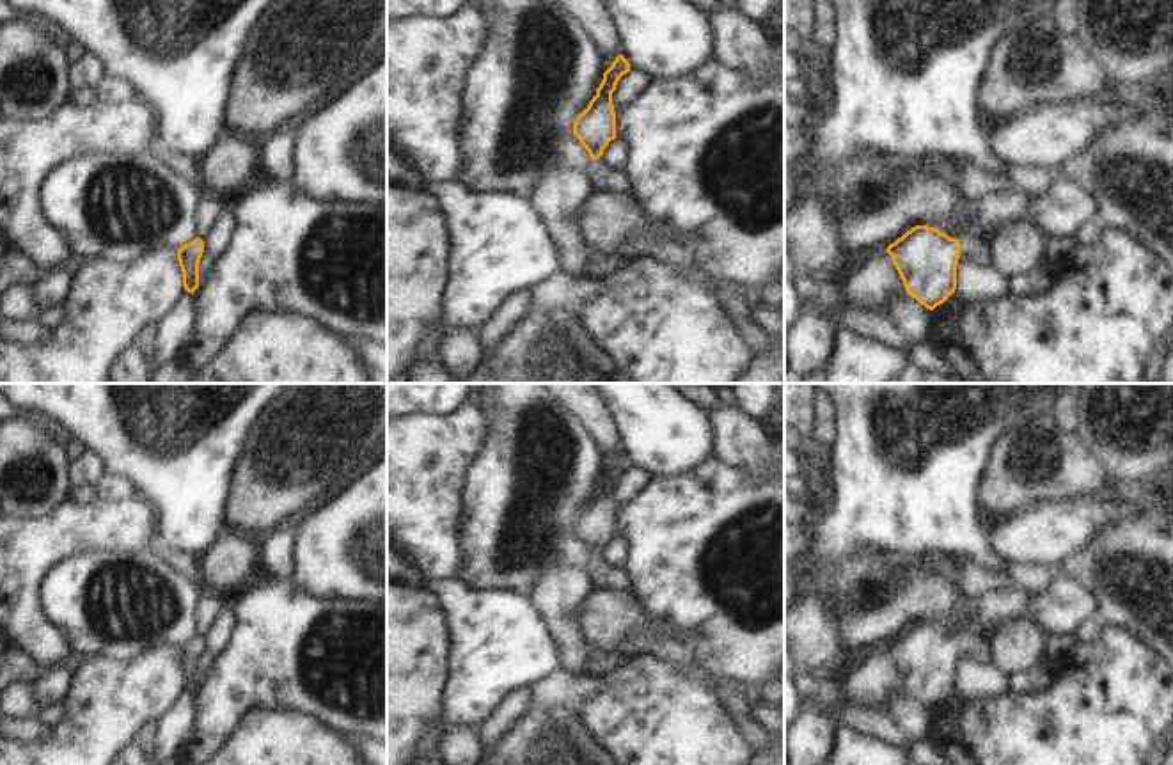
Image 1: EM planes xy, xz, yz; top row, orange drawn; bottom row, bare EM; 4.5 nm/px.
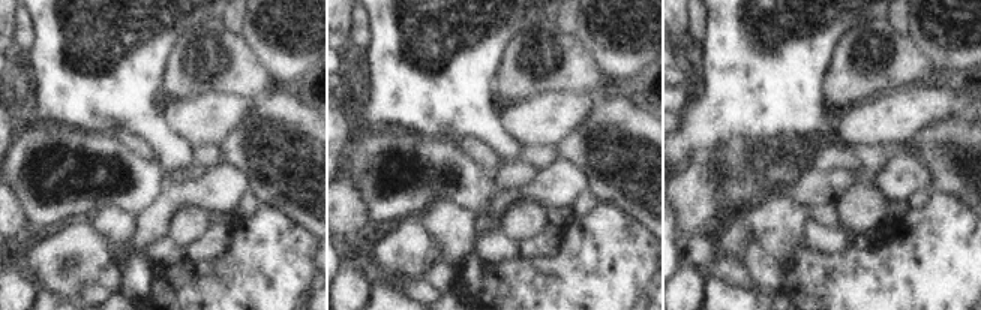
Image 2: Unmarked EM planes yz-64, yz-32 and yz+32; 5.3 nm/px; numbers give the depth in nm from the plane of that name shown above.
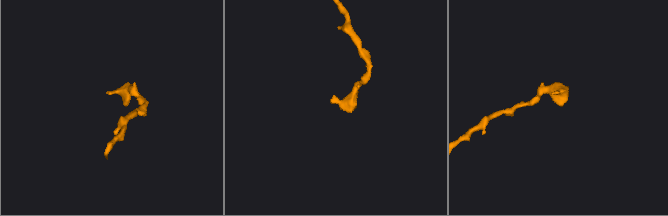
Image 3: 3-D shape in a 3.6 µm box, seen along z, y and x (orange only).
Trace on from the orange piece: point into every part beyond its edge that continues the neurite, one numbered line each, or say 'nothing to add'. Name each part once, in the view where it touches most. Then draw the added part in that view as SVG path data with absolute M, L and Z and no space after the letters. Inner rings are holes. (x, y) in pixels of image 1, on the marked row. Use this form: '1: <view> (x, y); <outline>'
1: yz (975, 247); M965 233L957 236L957 240L960 241L960 257L972 259L983 266L994 263L990 241L985 236Z

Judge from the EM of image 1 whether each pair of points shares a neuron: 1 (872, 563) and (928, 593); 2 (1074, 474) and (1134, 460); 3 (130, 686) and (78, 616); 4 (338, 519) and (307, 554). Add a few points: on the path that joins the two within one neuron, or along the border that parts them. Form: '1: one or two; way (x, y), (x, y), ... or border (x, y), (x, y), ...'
1: one; way (886, 577), (900, 591), (914, 591)
2: two; border (1079, 435), (1110, 473)
3: two; border (149, 646), (126, 659), (84, 657)
4: one; way (334, 528), (316, 545)

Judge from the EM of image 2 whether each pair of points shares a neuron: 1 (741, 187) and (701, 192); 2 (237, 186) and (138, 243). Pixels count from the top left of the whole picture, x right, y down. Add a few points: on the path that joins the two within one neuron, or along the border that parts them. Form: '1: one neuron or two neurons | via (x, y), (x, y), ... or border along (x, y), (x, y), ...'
1: two neurons | border along (708, 157), (720, 174), (722, 207)
2: one neuron | via (210, 190), (180, 193), (158, 216)

